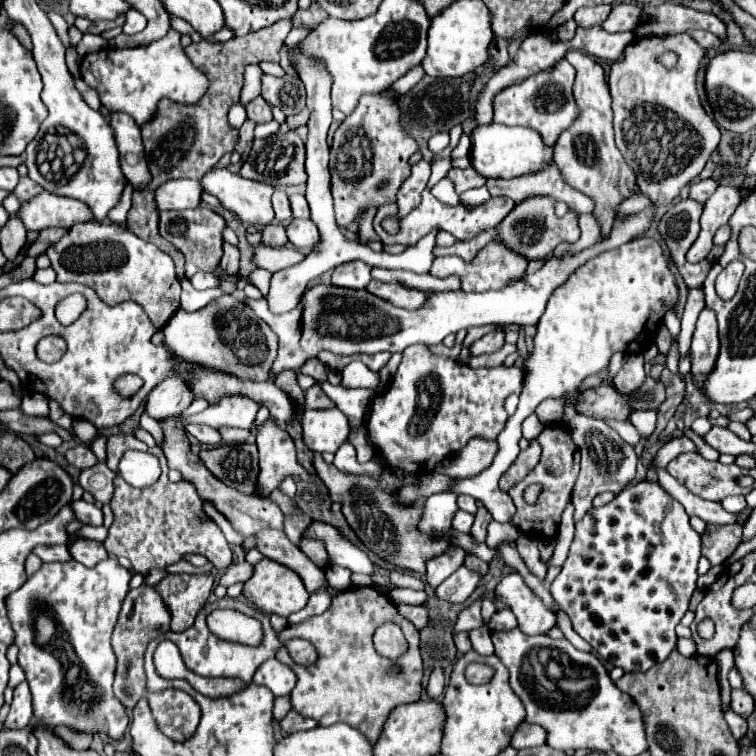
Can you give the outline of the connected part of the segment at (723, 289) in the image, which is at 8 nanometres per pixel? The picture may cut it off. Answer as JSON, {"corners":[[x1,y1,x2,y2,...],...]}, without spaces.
{"corners":[[734,260,730,262,718,276,716,280,716,292,722,296,722,298,732,298,738,290,738,282,742,278,742,272,744,272,744,264,740,260]]}

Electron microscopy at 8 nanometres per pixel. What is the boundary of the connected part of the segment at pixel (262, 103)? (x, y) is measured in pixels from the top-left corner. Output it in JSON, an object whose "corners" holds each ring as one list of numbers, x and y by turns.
{"corners":[[262,96,254,98,246,106,246,112,248,112,248,118,252,118,256,124,262,124,262,122,270,122,272,120,272,110,270,110,268,102]]}

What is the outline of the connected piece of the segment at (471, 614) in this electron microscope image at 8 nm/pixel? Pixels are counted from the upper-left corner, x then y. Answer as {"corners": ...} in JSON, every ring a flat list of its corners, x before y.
{"corners":[[474,602,468,610,464,610,460,616,458,616,458,622,454,626,454,634,458,632,470,632,474,628,480,628,482,626,482,616,480,616,480,602]]}

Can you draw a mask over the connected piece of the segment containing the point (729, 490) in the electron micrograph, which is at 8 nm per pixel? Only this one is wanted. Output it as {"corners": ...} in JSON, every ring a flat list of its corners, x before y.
{"corners":[[686,452,668,464,668,472,684,486,706,500,724,500,730,494,744,494,736,484,740,468,736,464,724,466,720,462,710,462,698,452]]}

